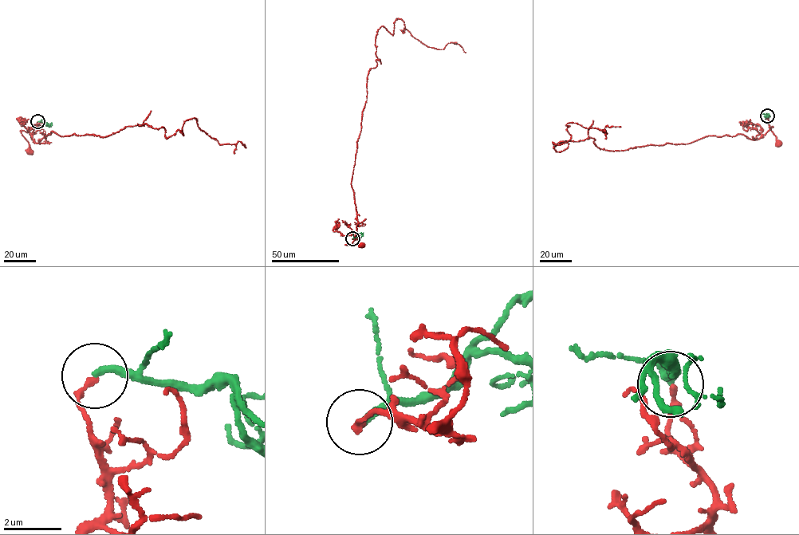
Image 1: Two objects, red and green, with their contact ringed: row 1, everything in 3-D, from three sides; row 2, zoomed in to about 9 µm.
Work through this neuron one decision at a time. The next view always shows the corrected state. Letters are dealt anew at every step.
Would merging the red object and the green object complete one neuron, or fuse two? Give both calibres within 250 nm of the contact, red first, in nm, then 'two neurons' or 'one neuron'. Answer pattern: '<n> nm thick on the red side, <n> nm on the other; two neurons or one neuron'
200 nm thick on the red side, 240 nm on the other; two neurons

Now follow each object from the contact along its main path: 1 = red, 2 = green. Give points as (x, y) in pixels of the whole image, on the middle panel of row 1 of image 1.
1: (352, 238), (356, 239), (350, 245), (346, 245), (361, 245)
2: (352, 238), (362, 236), (361, 233)

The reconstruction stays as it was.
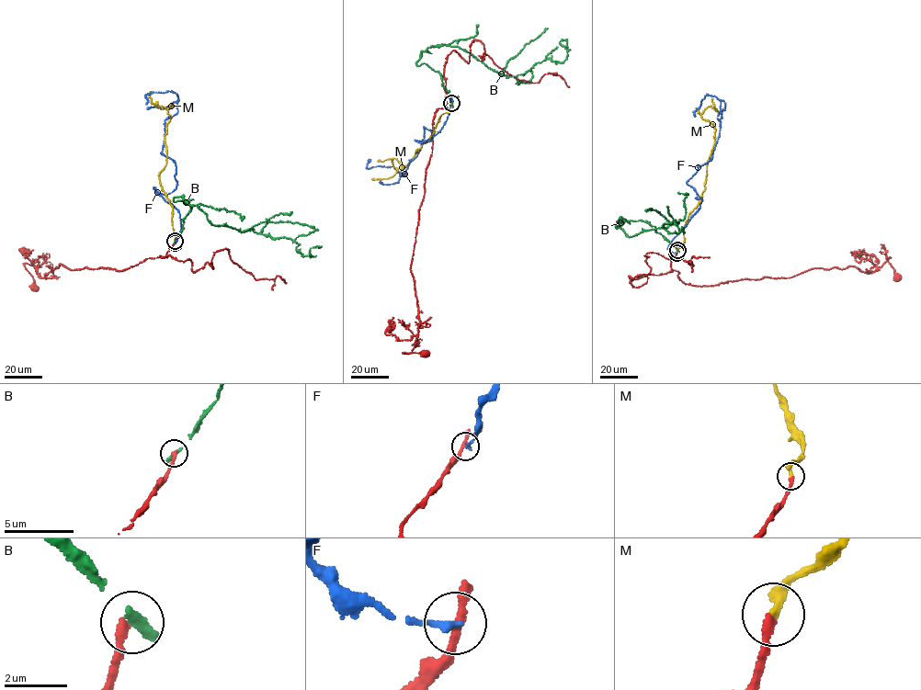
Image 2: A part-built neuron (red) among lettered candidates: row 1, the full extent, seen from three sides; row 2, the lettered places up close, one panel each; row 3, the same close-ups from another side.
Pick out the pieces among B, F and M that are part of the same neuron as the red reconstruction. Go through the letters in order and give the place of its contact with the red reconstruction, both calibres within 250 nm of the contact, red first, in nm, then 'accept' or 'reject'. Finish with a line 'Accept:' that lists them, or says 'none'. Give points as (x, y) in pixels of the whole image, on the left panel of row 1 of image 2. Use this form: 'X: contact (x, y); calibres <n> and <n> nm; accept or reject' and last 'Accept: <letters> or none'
B: contact (175, 241); calibres 240 and 380 nm; reject
F: contact (175, 243); calibres 240 and 280 nm; reject
M: contact (175, 241); calibres 240 and 300 nm; accept
Accept: M

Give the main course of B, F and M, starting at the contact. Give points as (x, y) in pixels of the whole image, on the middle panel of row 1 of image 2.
B: (452, 103), (440, 73), (417, 65), (429, 47), (456, 46), (516, 76), (562, 62), (559, 43), (567, 48)
F: (452, 102), (423, 142), (433, 135), (424, 127), (403, 175), (369, 161)
M: (451, 103), (408, 164), (403, 169), (391, 159), (397, 171), (393, 175), (374, 178)

